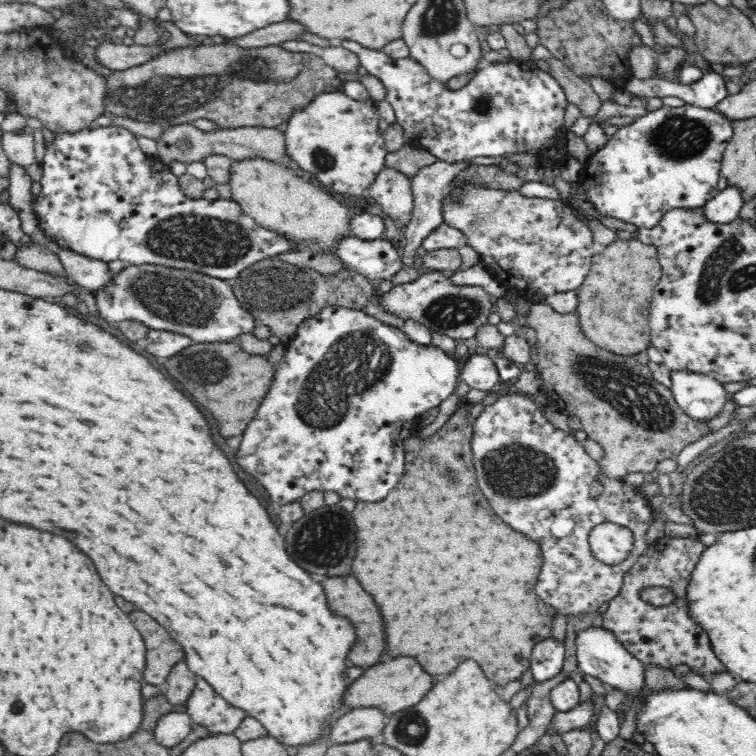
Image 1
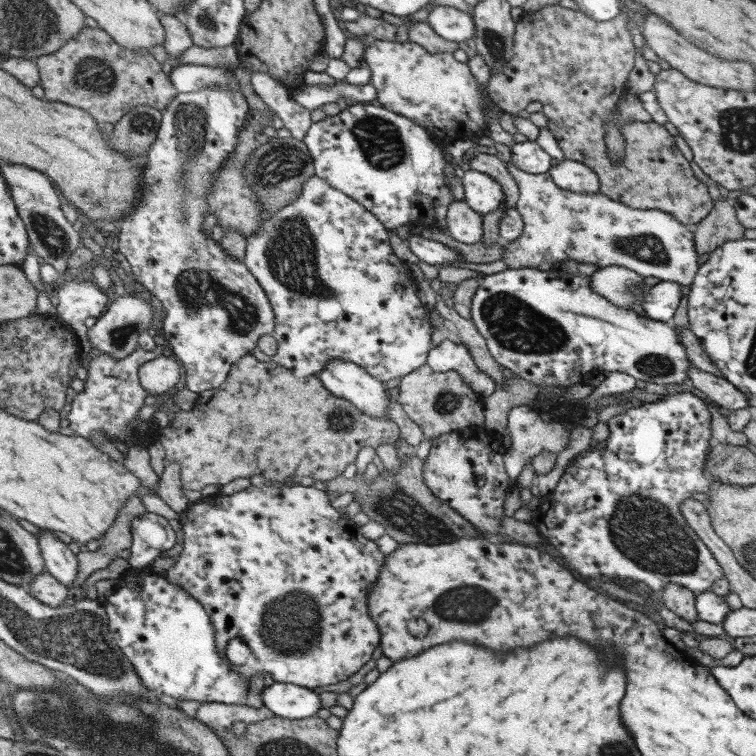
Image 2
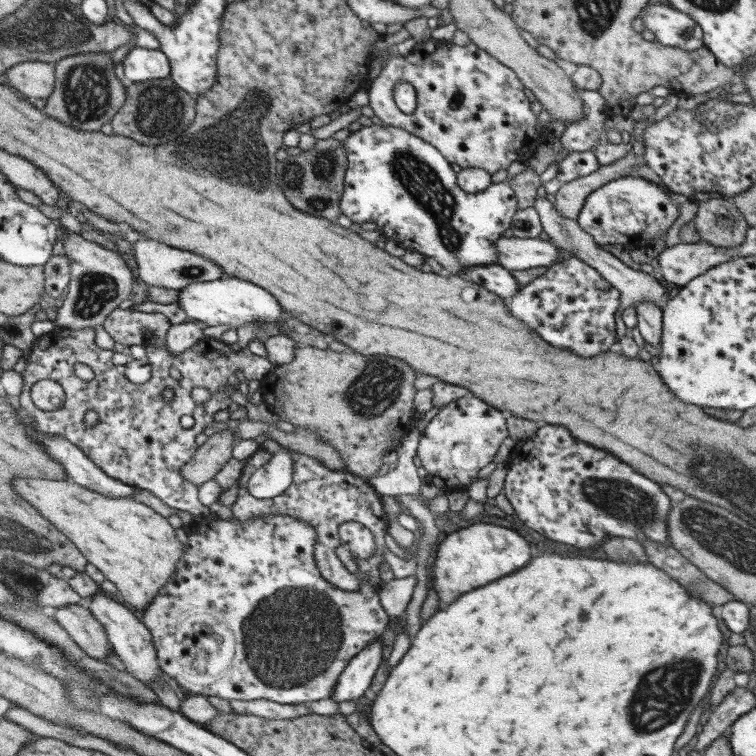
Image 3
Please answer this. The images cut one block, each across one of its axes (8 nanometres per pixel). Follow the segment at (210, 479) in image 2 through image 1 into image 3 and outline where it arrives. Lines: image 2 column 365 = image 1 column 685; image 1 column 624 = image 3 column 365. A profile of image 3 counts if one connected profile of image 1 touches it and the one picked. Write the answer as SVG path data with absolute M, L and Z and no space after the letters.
M298 345L292 362L276 365L257 388L262 393L267 411L278 414L284 422L289 421L295 427L306 429L326 440L340 453L349 472L368 477L378 472L383 464L382 458L399 446L415 420L413 398L418 390L414 387L414 380L418 372L392 356L362 356L350 352L354 351L336 352L329 348L322 350Z

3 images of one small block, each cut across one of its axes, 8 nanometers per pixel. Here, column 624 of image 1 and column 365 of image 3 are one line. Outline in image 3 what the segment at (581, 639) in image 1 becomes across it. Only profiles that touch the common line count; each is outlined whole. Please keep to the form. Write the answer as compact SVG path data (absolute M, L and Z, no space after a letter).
M404 615L390 617L389 625L383 632L383 636L379 636L367 648L351 658L347 667L340 673L331 692L331 698L334 701L337 703L344 702L344 700L355 701L363 696L364 692L370 688L376 669L382 662L382 648L388 648L386 644L383 644L383 640L402 628L404 628Z

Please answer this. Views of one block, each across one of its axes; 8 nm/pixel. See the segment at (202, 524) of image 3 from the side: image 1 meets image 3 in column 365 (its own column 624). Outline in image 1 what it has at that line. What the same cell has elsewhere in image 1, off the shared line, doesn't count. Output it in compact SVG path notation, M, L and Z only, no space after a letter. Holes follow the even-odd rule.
M603 522L592 528L588 544L592 554L604 566L612 567L628 557L634 544L634 533L626 526ZM698 533L694 537L662 537L657 541L648 545L646 551L639 555L632 568L624 574L623 586L620 594L617 594L612 600L609 600L609 606L602 615L602 628L609 630L616 640L626 648L632 656L635 656L643 664L654 664L660 668L672 669L678 664L686 664L694 674L704 676L704 674L720 674L720 672L728 672L722 661L716 657L716 653L712 651L712 645L709 642L708 633L701 630L700 625L696 623L690 616L688 611L688 593L687 588L690 585L692 571L696 563L700 560L700 556L706 550L706 544L703 544L698 538ZM644 587L670 587L676 593L676 601L666 606L654 606L648 601L642 600L639 592Z

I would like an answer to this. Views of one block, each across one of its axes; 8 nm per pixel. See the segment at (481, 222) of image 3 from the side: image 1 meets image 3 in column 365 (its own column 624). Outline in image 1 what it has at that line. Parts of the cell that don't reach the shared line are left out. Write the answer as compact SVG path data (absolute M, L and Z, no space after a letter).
M685 104L678 107L662 106L657 110L646 113L644 116L637 117L633 123L618 128L612 136L608 137L606 144L594 152L594 156L584 165L583 170L580 172L581 175L579 176L578 182L587 192L588 199L592 205L604 216L612 216L612 218L618 218L622 222L634 224L638 229L642 227L654 228L669 210L675 208L689 209L692 207L703 207L708 200L712 200L719 193L718 180L720 180L722 158L724 150L730 140L732 140L733 135L732 121L732 119L725 118L725 115L722 115L717 110L700 108L692 104Z

